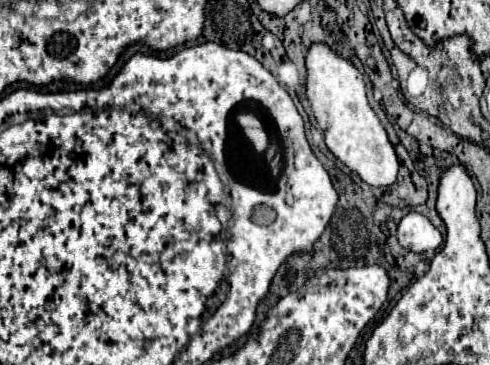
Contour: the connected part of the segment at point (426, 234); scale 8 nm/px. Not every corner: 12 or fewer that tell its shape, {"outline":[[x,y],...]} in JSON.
{"outline":[[409,211],[397,225],[401,247],[435,251],[443,237],[421,213]]}

